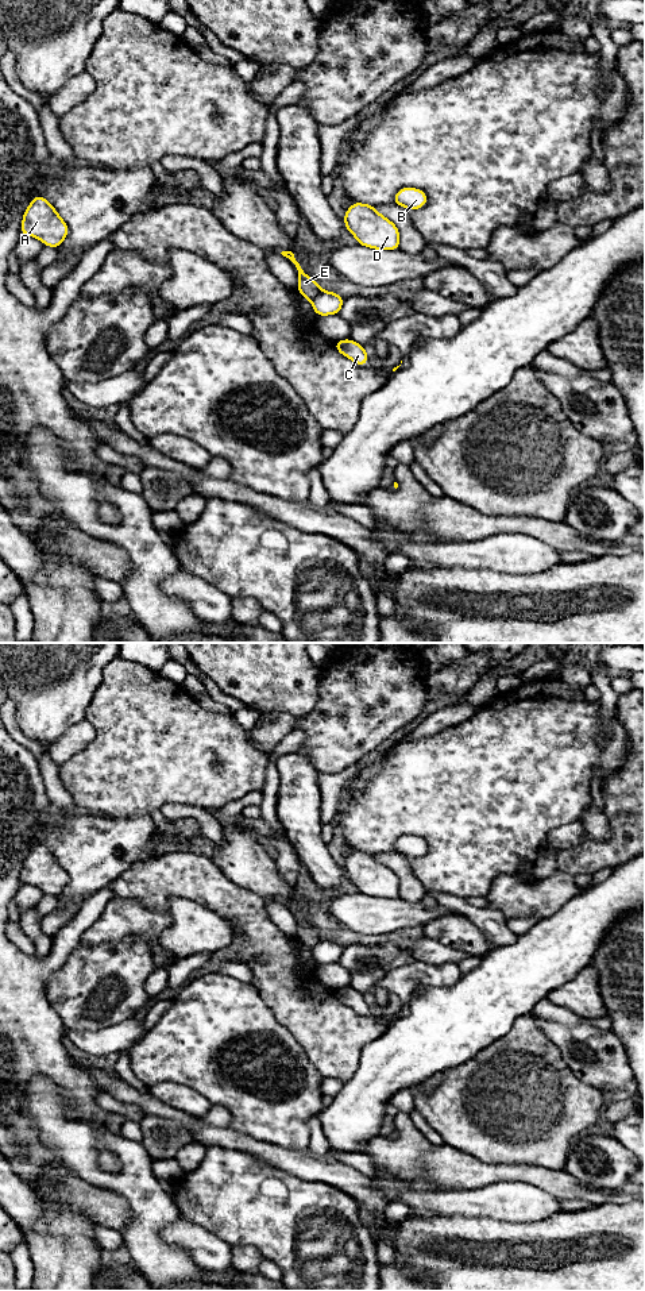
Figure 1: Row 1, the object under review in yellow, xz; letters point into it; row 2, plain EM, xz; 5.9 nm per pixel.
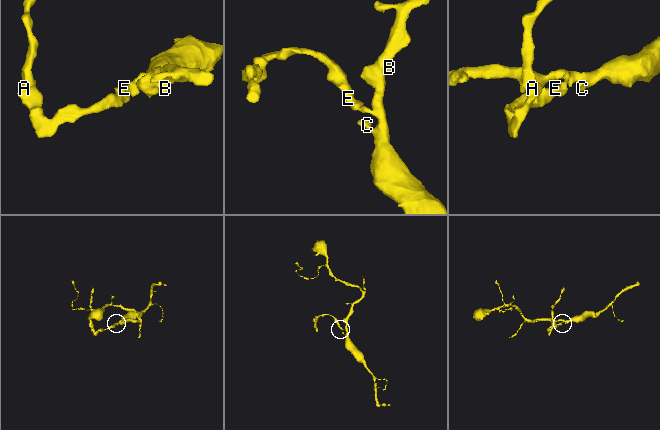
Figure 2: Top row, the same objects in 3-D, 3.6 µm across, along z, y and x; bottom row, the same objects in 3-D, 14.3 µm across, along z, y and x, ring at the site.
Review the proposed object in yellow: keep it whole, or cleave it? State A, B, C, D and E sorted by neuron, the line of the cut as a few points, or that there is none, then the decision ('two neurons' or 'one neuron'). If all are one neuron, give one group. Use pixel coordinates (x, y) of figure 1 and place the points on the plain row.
A E / B C D; cut in xz along (323, 939), (311, 948); two neurons

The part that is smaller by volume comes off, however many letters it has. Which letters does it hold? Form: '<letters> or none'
A, E

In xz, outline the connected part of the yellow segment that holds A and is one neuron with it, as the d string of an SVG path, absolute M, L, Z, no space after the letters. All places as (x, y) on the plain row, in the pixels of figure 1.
M35 844L23 863L20 880L39 887L45 894L58 897L67 885L69 875L51 851Z

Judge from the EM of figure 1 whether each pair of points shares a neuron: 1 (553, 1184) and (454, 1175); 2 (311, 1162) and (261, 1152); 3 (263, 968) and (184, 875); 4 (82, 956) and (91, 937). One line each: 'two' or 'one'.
1: one
2: one
3: one
4: two

